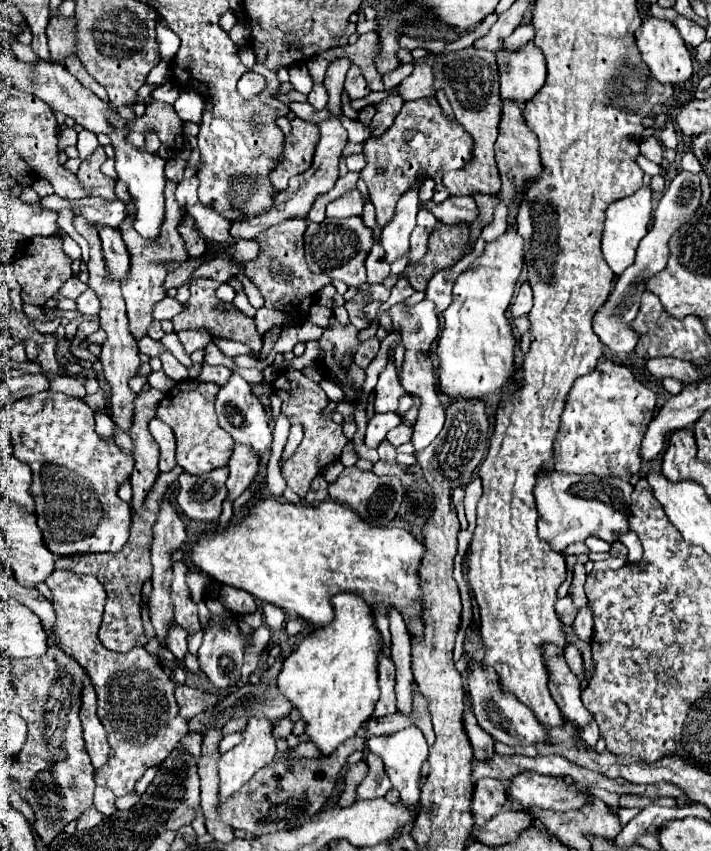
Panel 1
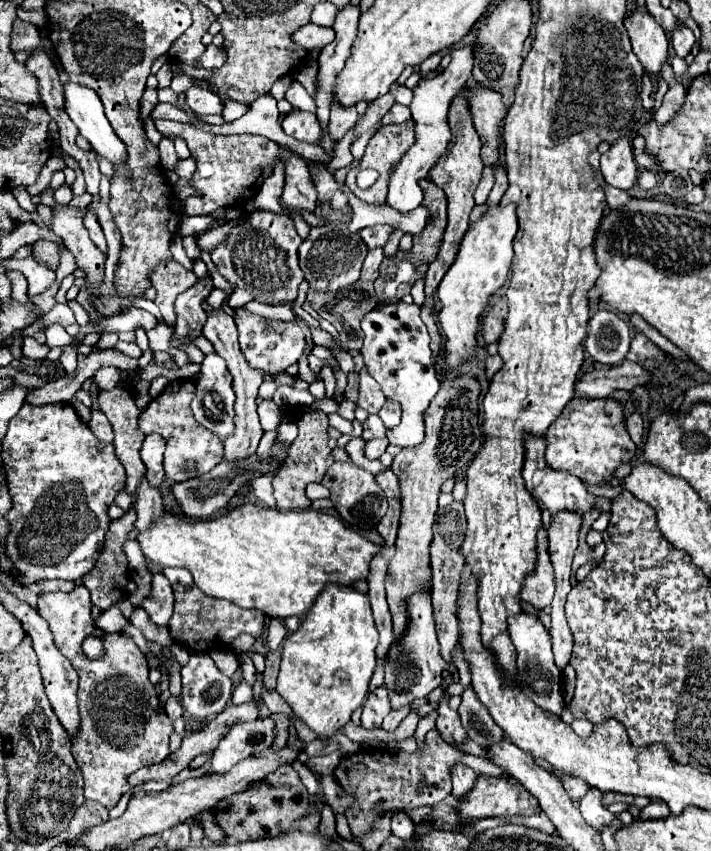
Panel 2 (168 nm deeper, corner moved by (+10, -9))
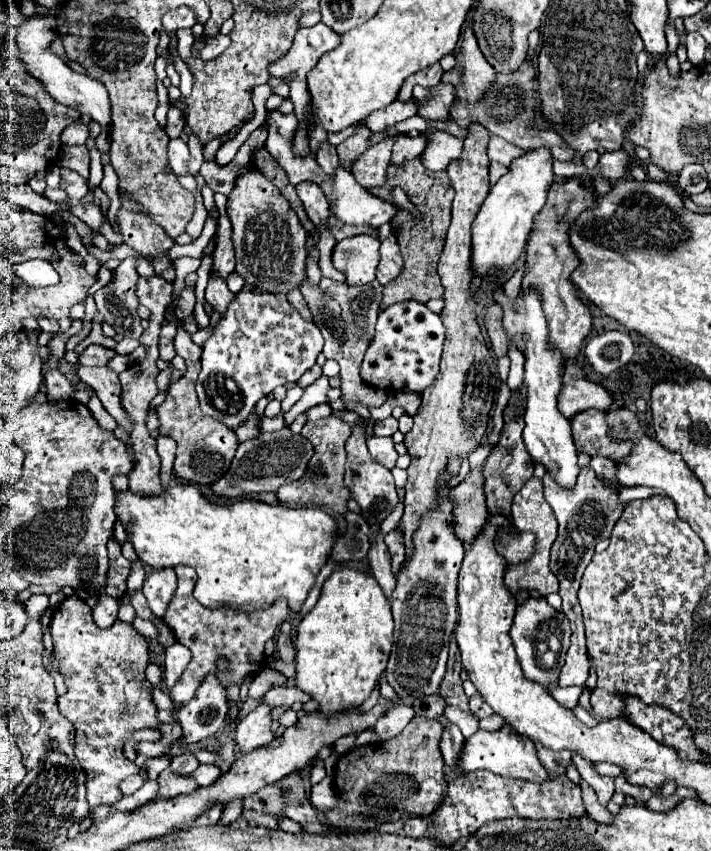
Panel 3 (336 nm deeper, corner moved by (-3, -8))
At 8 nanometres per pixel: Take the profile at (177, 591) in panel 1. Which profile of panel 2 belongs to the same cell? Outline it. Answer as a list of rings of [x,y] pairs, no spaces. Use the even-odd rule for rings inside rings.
[[[162,573],[152,575],[152,591],[140,603],[140,607],[148,613],[148,617],[156,625],[168,625],[172,617],[172,607],[174,607],[174,595],[168,585],[168,579]]]

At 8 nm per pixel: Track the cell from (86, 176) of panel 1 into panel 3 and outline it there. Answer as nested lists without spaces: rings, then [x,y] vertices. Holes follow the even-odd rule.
[[[65,146],[57,160],[59,166],[69,166],[79,172],[83,178],[89,178],[89,152],[85,146]]]

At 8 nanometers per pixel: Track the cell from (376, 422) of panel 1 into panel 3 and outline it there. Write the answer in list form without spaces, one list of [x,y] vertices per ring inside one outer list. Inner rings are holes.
[[[385,418],[373,424],[373,436],[391,436],[397,432],[397,420],[395,418]]]

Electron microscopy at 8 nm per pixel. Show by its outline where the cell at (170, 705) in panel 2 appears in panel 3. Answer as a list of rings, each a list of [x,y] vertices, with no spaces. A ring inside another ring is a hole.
[[[177,566],[175,574],[179,578],[179,586],[177,586],[177,592],[175,592],[171,604],[169,604],[169,610],[163,616],[163,622],[173,630],[177,642],[187,646],[193,654],[193,660],[187,666],[187,670],[183,672],[179,682],[173,686],[173,690],[169,690],[175,706],[181,708],[193,698],[197,684],[209,672],[215,672],[217,676],[221,676],[221,682],[225,686],[229,686],[233,682],[241,684],[245,676],[255,676],[263,668],[263,662],[265,662],[265,656],[263,656],[265,642],[269,638],[273,638],[275,630],[281,626],[281,622],[287,620],[289,608],[285,608],[285,600],[277,600],[277,604],[273,604],[273,608],[255,610],[255,612],[237,612],[233,608],[211,610],[211,608],[205,608],[203,604],[199,604],[193,596],[193,588],[197,584],[195,568]],[[219,656],[227,656],[231,660],[229,672],[217,670],[215,660]]]

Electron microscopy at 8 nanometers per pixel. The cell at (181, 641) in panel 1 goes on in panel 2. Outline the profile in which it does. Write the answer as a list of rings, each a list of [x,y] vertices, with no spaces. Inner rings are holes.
[[[136,607],[136,609],[132,611],[130,623],[132,623],[134,627],[138,627],[138,629],[144,633],[146,639],[150,639],[150,641],[154,641],[154,643],[158,643],[158,645],[162,645],[162,647],[170,647],[170,645],[172,645],[172,637],[168,635],[168,629],[156,625],[156,623],[146,615],[146,611],[144,611],[142,607]]]

